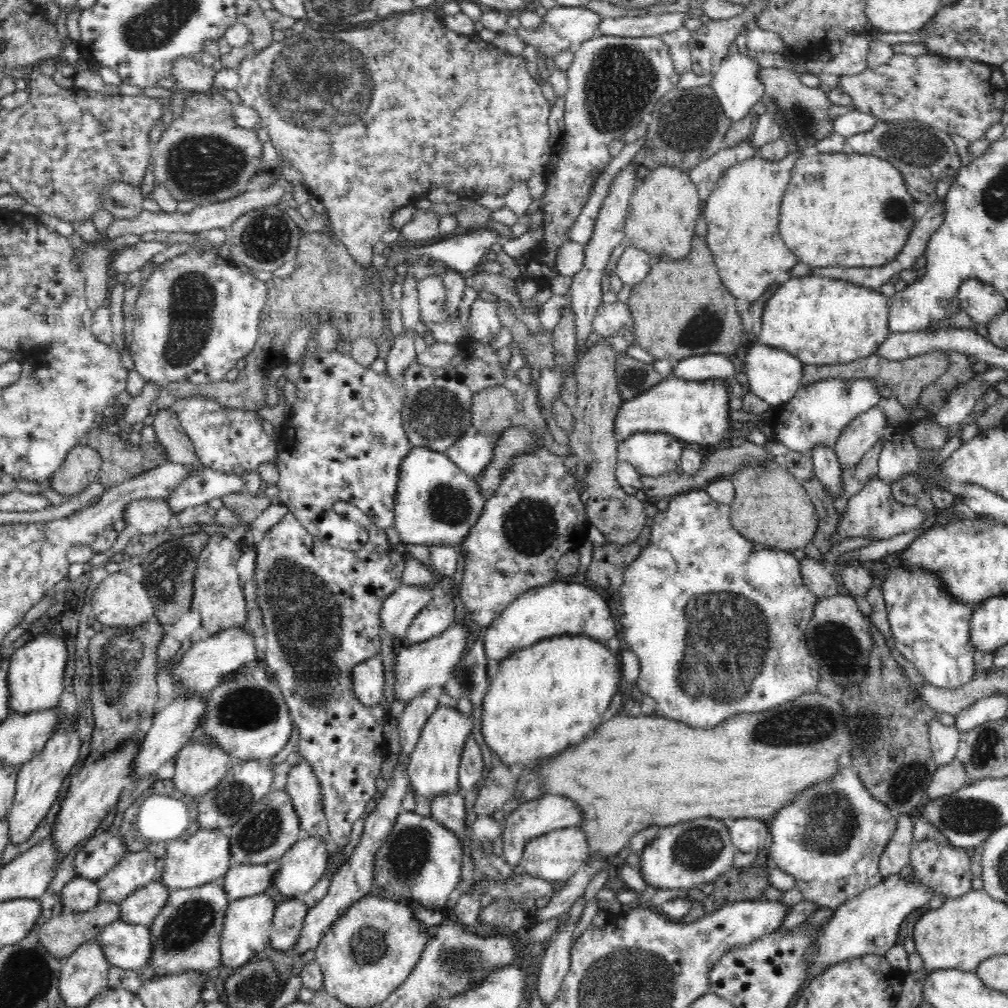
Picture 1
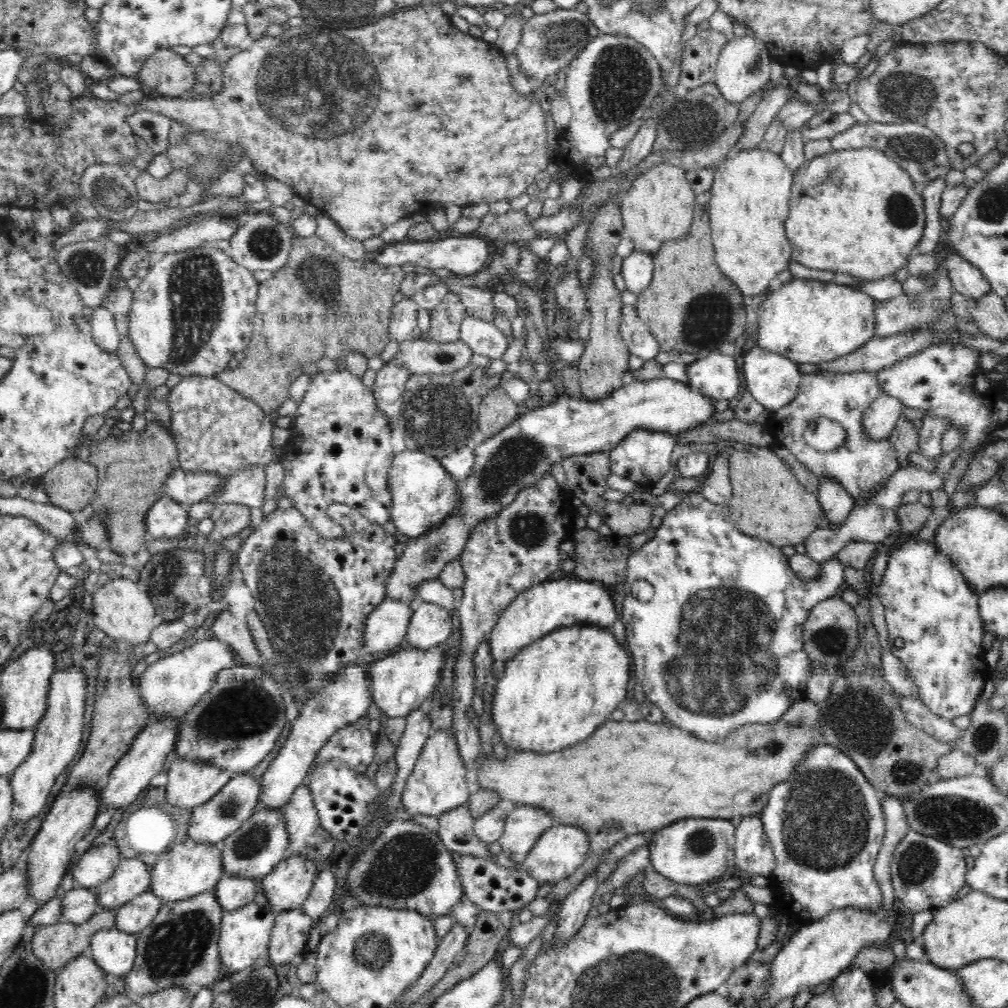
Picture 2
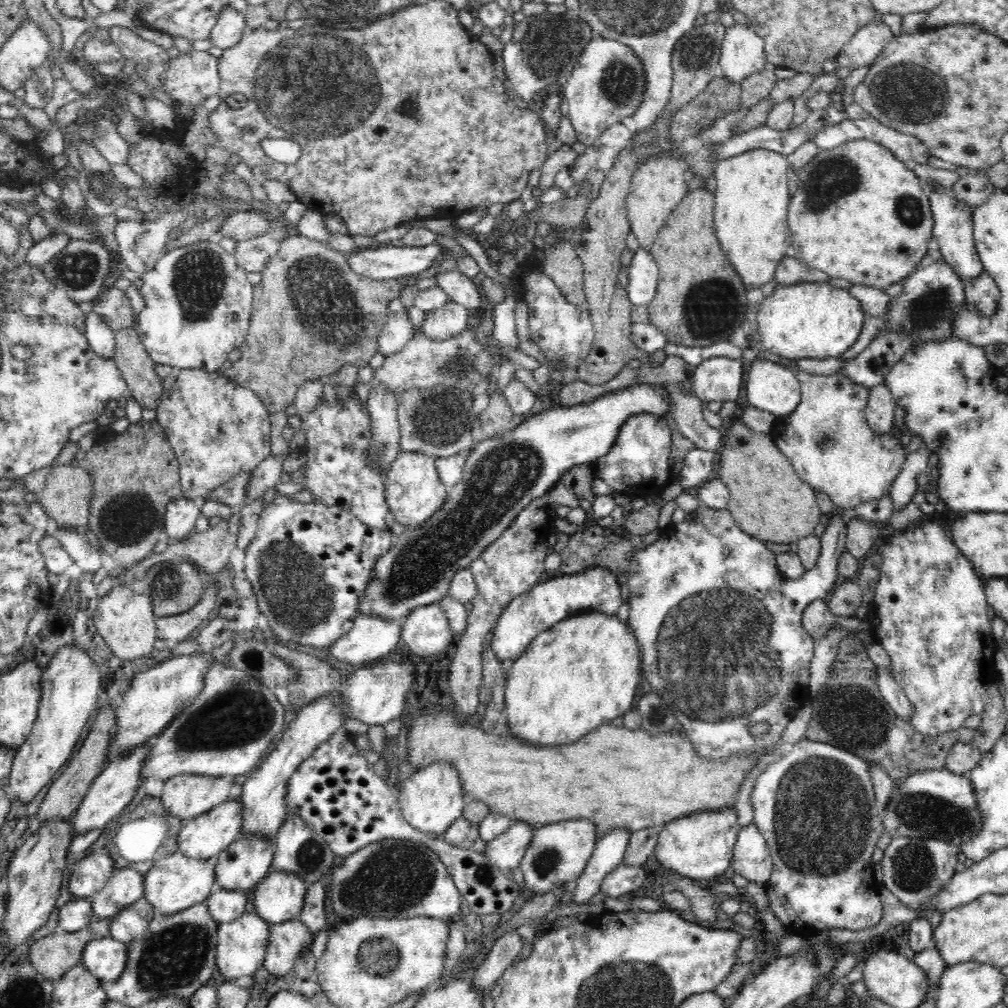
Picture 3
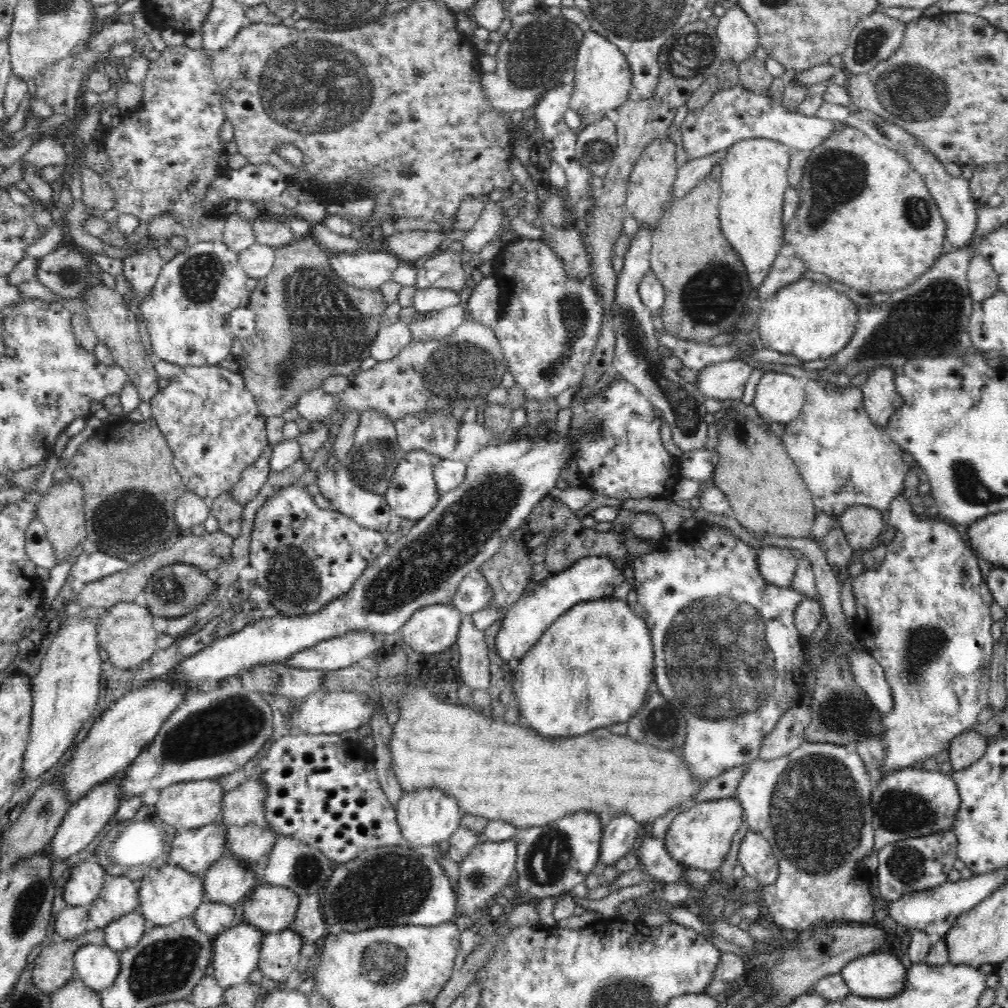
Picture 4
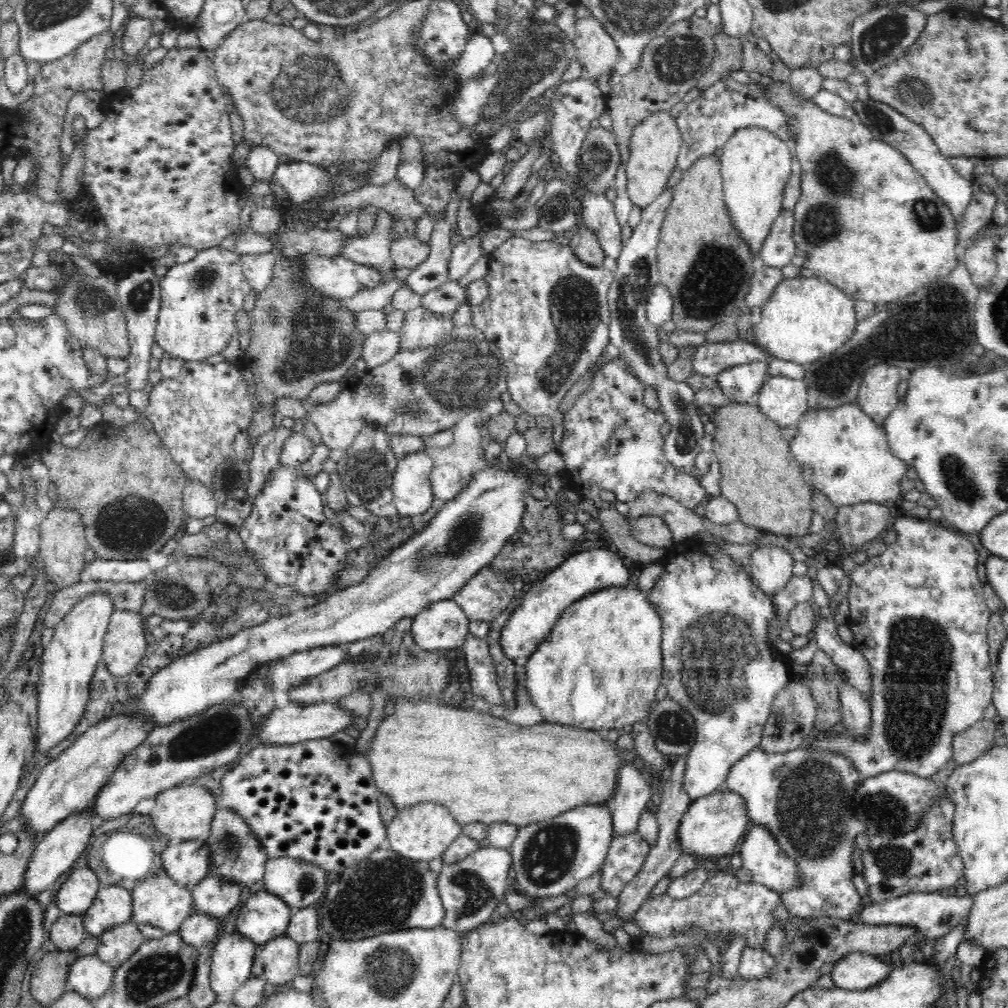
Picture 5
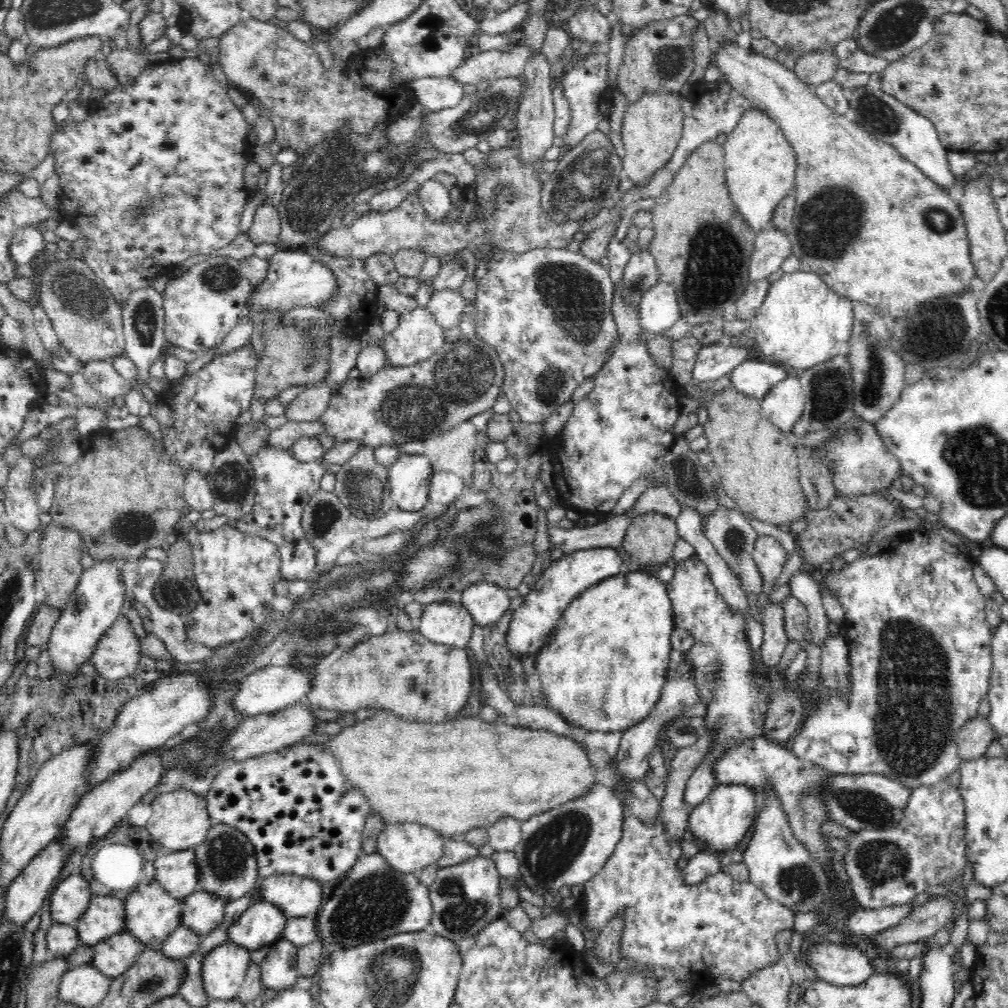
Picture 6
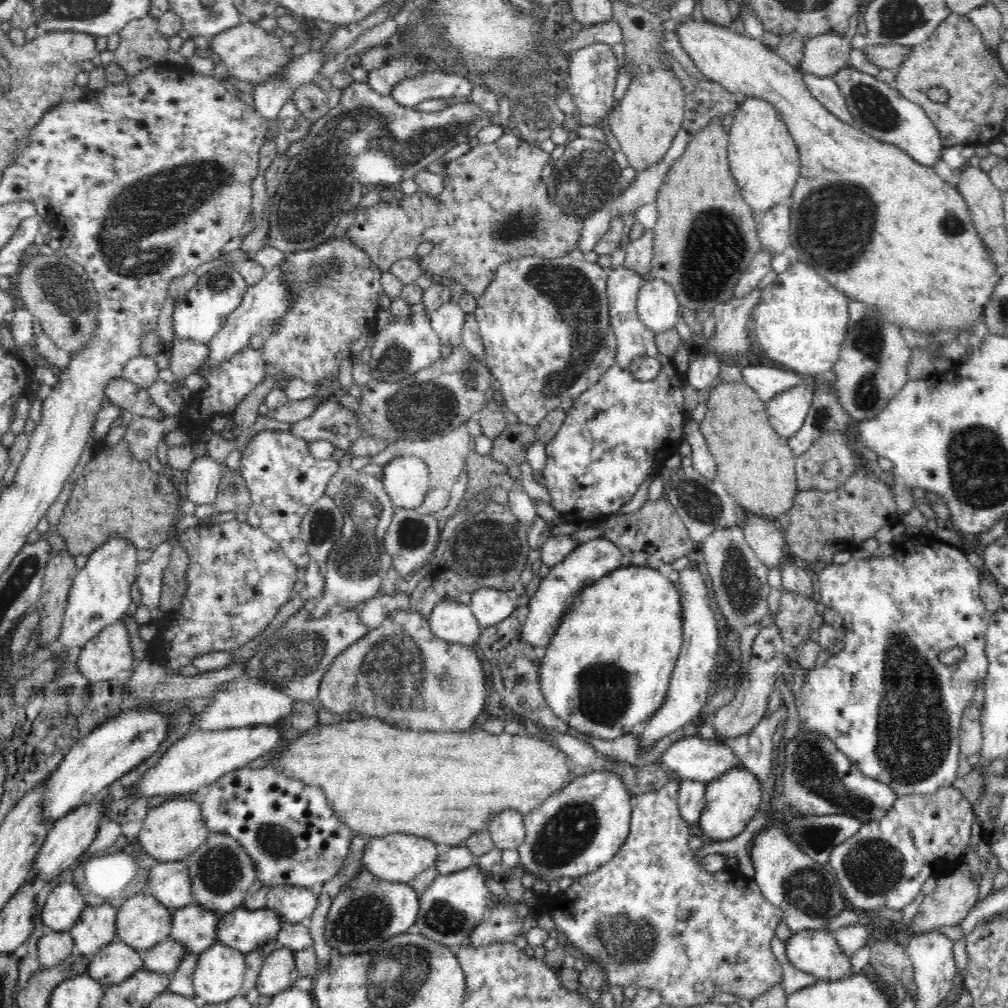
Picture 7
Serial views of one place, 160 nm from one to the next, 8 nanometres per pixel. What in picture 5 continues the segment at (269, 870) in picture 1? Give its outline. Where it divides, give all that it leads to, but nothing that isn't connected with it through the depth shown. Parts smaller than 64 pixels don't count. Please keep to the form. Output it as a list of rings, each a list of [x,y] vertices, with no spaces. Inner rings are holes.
[[[190,914],[180,925],[177,933],[181,939],[194,948],[202,947],[206,942],[211,941],[222,928],[219,924],[221,918],[214,918],[207,914]]]

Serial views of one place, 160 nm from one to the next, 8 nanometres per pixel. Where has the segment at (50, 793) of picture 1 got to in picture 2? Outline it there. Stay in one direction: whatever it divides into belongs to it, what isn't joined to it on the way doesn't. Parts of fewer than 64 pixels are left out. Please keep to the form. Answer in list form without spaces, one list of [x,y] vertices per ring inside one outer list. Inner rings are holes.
[[[76,665],[54,672],[50,678],[50,694],[45,715],[36,727],[36,736],[30,754],[22,764],[11,772],[11,787],[14,795],[12,821],[27,821],[38,816],[45,808],[48,794],[56,778],[66,772],[66,768],[74,762],[82,738],[84,738],[84,711],[86,706],[87,687],[86,674]]]

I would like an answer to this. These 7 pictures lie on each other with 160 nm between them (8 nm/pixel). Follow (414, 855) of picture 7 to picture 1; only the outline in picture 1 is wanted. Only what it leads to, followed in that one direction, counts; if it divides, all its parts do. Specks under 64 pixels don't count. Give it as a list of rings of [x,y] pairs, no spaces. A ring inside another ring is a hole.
[[[445,707],[437,708],[434,714],[428,718],[418,744],[416,744],[416,749],[410,754],[407,767],[414,797],[422,797],[432,801],[439,795],[460,792],[458,770],[463,748],[472,735],[473,724],[472,717],[468,717],[458,710]]]

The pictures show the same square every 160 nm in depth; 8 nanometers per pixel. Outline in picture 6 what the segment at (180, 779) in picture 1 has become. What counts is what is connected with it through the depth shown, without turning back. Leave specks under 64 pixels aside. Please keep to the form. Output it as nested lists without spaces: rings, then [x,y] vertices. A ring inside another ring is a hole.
[[[174,790],[158,796],[151,805],[153,814],[142,830],[148,831],[158,851],[176,852],[193,848],[206,840],[210,824],[210,814],[203,795],[189,790]]]

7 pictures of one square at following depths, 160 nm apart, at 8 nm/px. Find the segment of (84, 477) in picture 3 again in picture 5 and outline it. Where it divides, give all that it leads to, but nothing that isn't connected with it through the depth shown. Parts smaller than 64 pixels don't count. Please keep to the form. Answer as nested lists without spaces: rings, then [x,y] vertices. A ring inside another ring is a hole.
[[[52,508],[41,522],[41,543],[39,548],[39,562],[47,578],[51,580],[55,591],[79,583],[80,573],[87,564],[84,552],[87,548],[85,526],[79,512],[68,508]]]

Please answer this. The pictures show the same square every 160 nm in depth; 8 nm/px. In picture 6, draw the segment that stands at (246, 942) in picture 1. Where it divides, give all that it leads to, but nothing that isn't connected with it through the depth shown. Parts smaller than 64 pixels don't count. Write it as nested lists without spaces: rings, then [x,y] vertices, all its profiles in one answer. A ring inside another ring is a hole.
[[[228,940],[206,955],[201,977],[209,1001],[237,996],[251,963],[251,951]]]

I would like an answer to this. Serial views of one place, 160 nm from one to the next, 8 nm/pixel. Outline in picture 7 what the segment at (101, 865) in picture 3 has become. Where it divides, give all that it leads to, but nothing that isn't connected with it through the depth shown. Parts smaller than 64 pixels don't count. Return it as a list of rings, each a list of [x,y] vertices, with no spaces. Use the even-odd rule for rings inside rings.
[[[62,882],[49,893],[41,919],[48,930],[66,931],[78,922],[87,906],[88,903],[73,883]]]

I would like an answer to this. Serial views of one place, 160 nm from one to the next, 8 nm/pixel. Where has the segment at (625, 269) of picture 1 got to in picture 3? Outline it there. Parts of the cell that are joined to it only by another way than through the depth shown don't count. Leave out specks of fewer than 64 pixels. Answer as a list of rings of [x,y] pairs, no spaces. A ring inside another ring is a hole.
[[[647,249],[635,252],[629,266],[627,297],[631,304],[650,304],[656,296],[659,269]]]

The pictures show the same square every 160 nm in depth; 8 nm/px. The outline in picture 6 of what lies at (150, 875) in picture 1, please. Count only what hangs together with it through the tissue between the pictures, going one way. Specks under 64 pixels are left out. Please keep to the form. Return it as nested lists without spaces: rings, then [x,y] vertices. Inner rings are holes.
[[[93,895],[88,908],[74,921],[80,944],[96,946],[102,940],[118,934],[125,926],[125,901],[114,895]]]

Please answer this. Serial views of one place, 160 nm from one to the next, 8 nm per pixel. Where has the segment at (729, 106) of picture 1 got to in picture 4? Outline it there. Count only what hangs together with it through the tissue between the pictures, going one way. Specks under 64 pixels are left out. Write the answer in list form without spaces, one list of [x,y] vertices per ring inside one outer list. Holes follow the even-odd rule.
[[[738,3],[726,9],[719,18],[717,37],[726,45],[728,57],[739,64],[743,60],[754,56],[759,43],[759,34],[750,17]]]

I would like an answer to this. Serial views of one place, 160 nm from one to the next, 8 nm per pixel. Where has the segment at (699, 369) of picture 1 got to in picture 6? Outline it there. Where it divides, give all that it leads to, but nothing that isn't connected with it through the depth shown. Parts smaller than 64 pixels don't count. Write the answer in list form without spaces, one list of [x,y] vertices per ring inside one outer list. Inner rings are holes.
[[[749,358],[732,370],[730,379],[732,386],[741,393],[762,400],[774,384],[782,382],[789,375],[776,364]]]

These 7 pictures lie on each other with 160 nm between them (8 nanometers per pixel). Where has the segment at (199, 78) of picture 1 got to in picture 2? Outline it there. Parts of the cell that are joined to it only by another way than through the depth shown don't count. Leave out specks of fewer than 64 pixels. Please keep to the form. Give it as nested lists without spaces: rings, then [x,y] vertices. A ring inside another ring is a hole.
[[[160,48],[149,56],[135,78],[151,94],[180,97],[189,95],[197,83],[193,68],[182,55]]]

